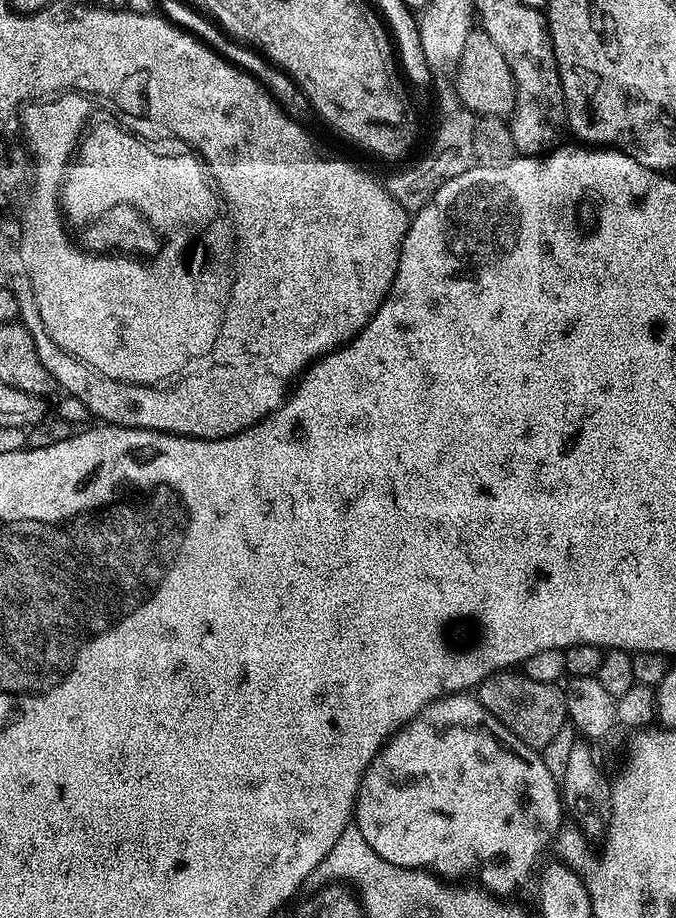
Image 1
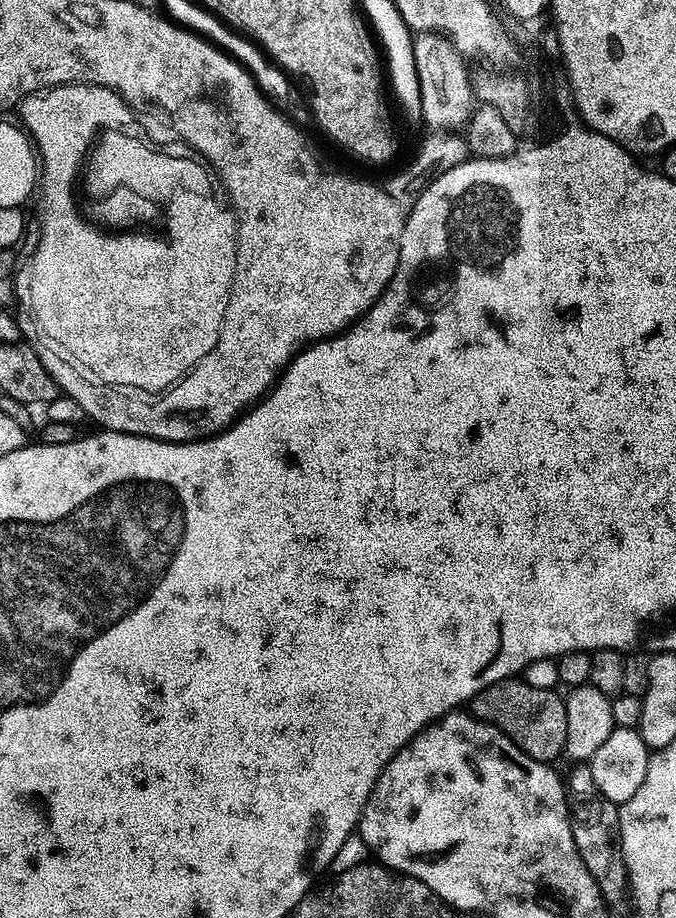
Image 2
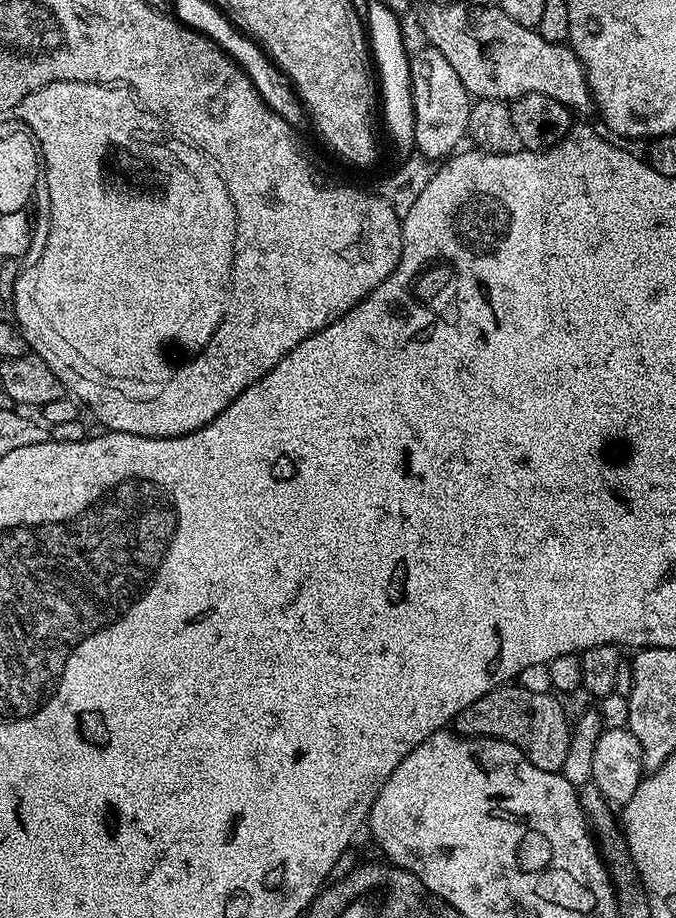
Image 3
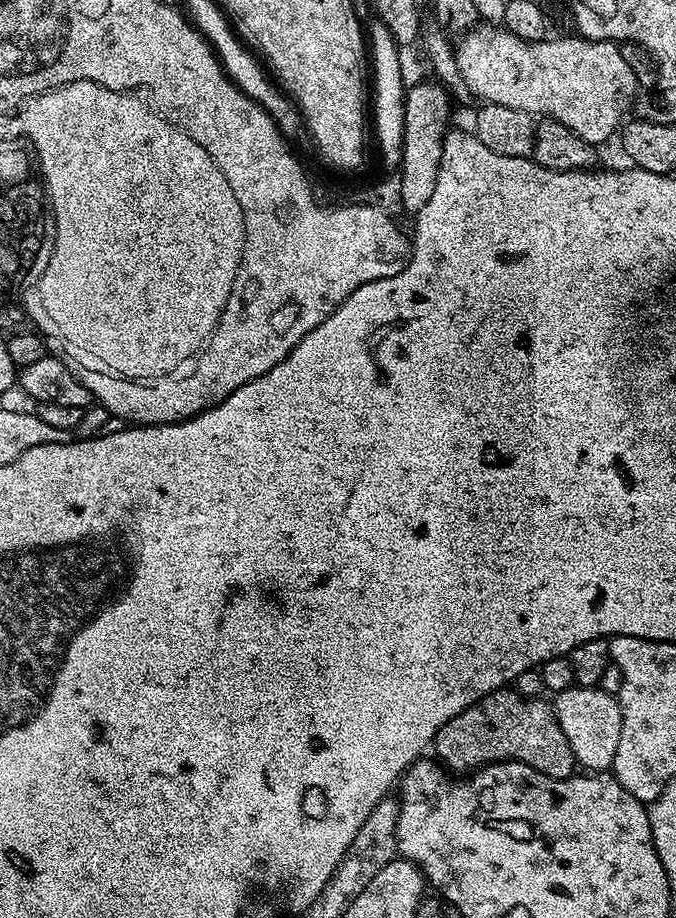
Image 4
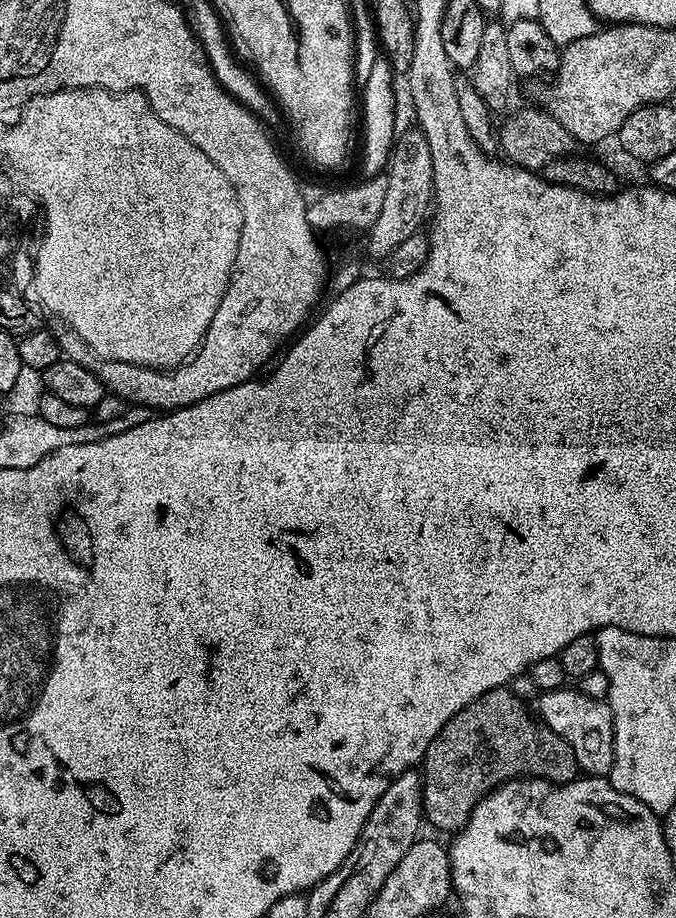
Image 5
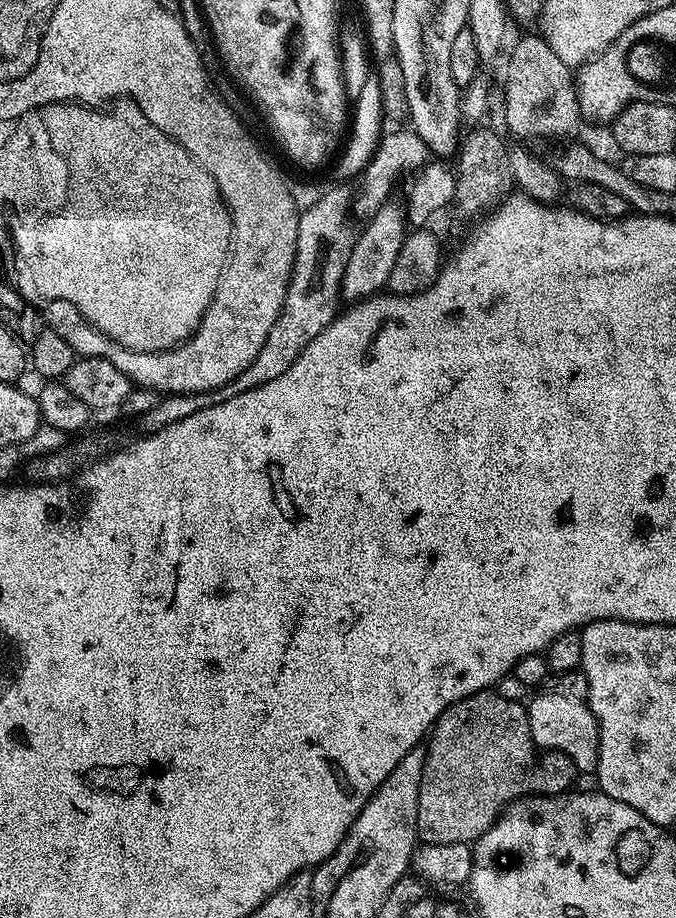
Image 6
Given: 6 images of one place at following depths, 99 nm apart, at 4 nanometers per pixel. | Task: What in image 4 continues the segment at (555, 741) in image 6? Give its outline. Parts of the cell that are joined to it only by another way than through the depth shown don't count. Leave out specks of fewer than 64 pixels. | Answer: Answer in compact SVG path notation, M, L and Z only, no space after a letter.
M573 686L555 693L551 701L553 712L570 742L577 765L592 774L604 774L611 769L614 754L618 754L618 742L622 738L622 710L617 697L606 694L599 688Z

